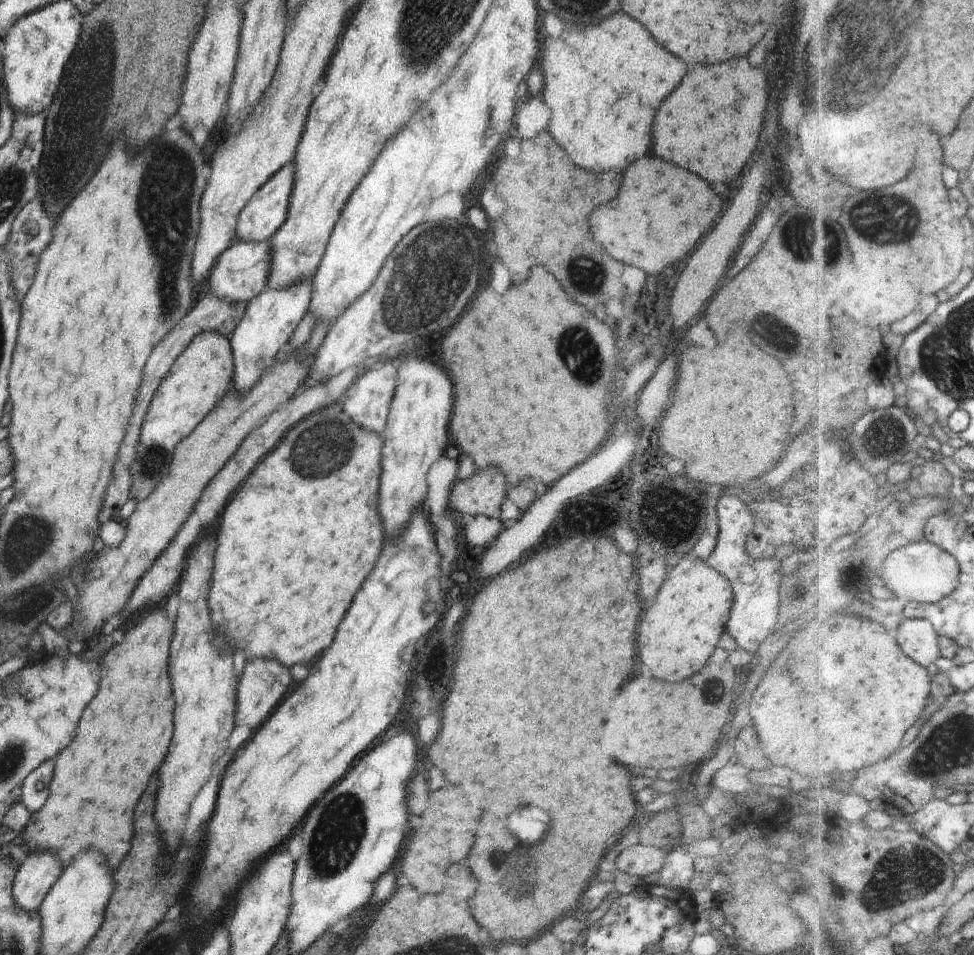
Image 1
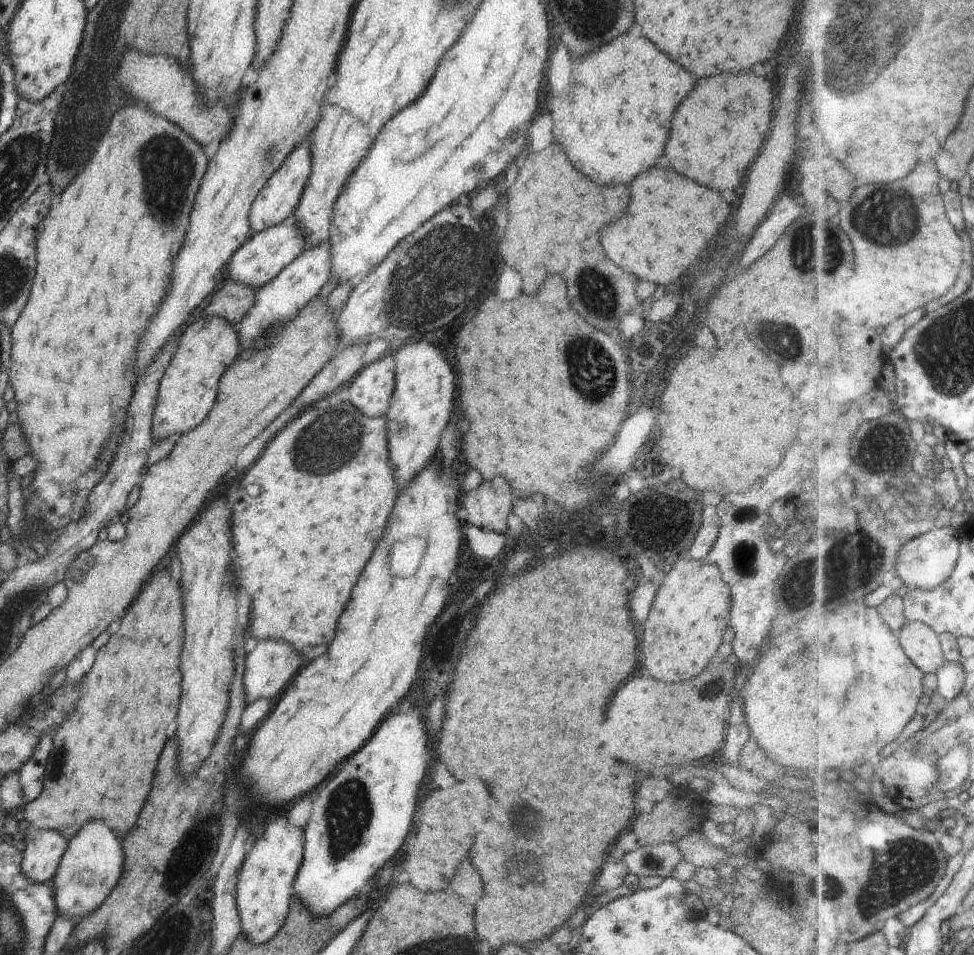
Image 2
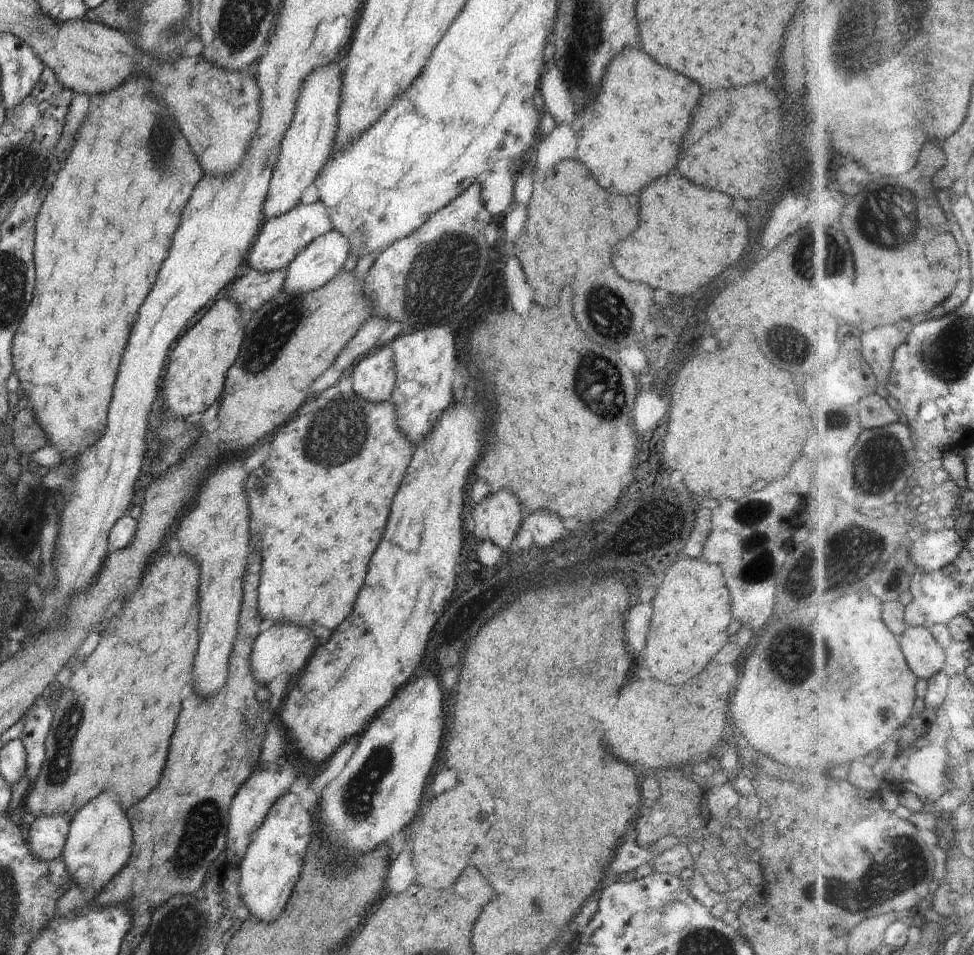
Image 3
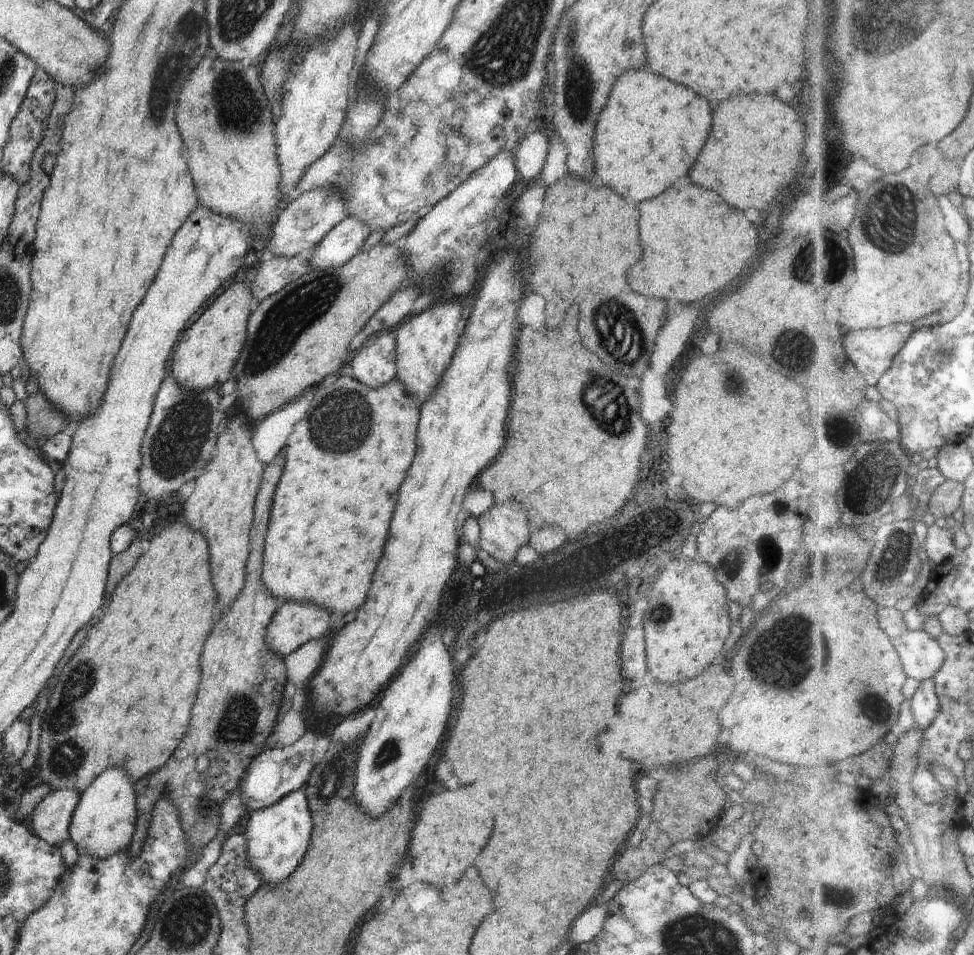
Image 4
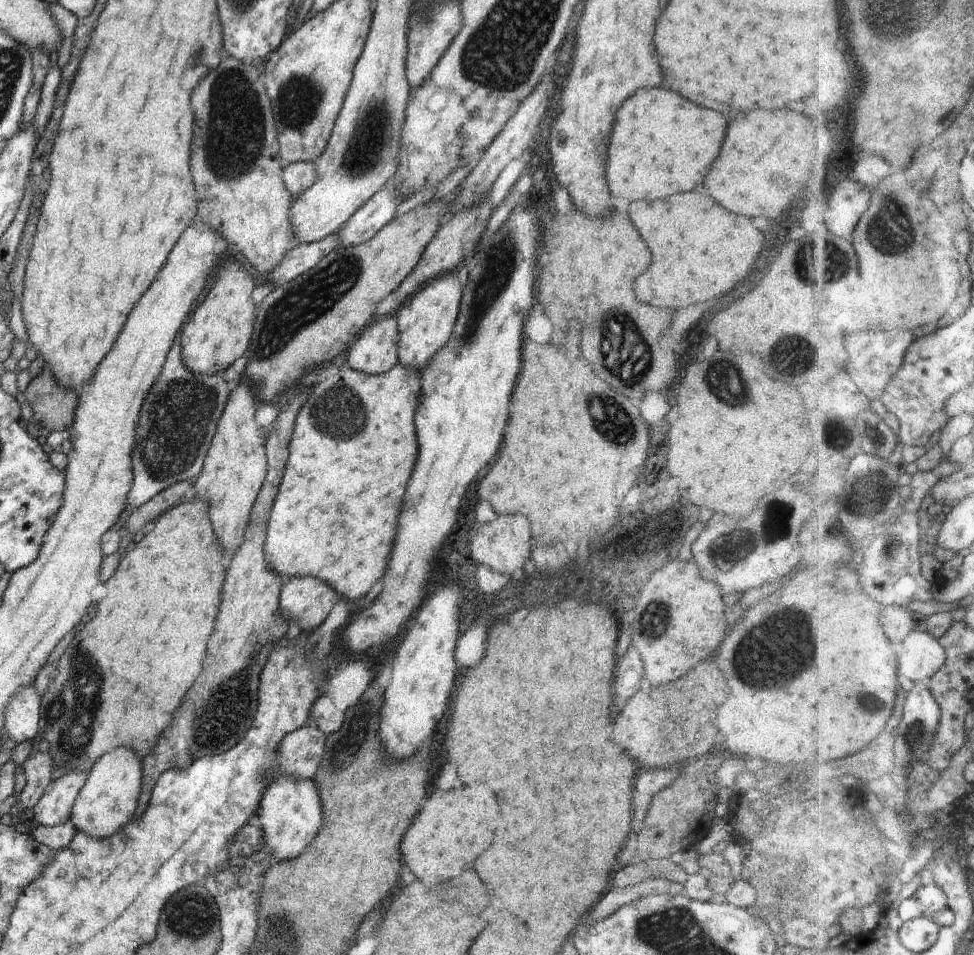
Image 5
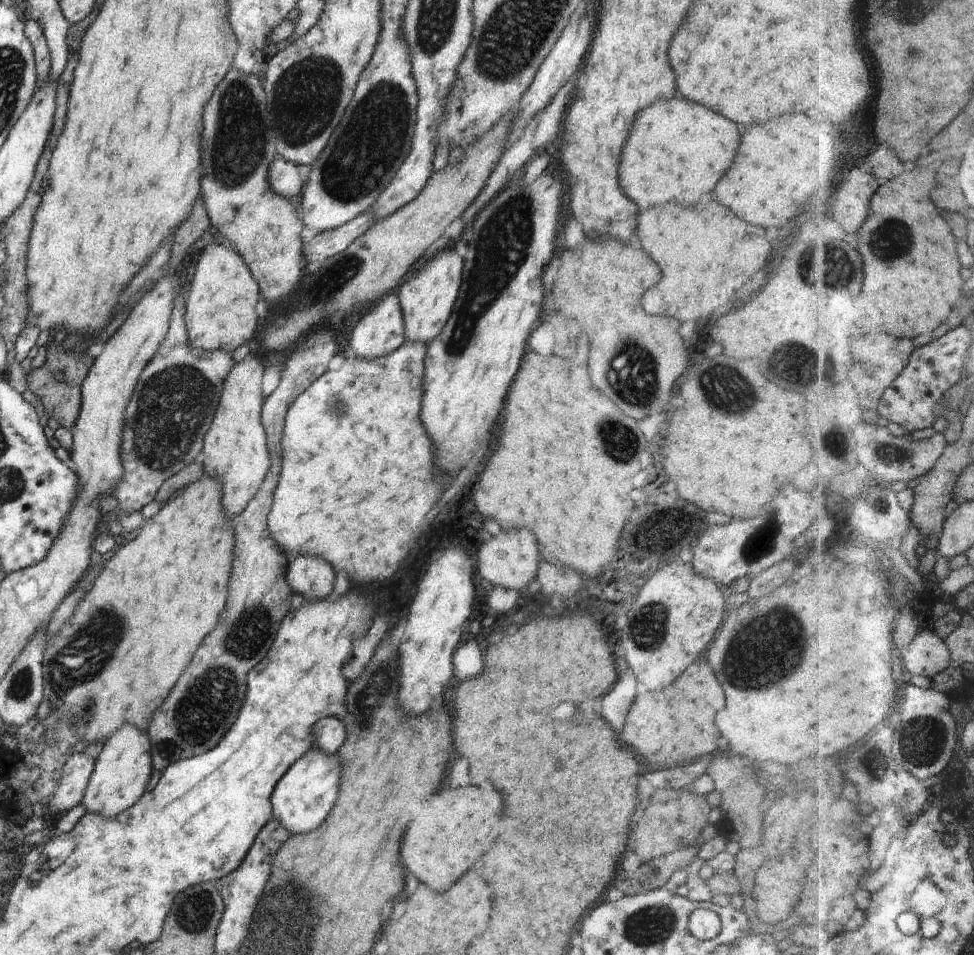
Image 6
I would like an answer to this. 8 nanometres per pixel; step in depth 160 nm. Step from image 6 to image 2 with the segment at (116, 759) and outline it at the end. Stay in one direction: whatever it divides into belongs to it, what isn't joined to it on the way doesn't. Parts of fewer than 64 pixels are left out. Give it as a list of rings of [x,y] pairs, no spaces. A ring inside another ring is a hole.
[[[90,820],[76,832],[70,841],[68,849],[61,859],[58,870],[52,879],[54,900],[56,900],[57,915],[76,919],[79,922],[90,912],[94,912],[110,892],[116,887],[124,867],[123,845],[120,836],[106,824],[106,820]],[[82,872],[90,872],[90,880],[82,880]]]

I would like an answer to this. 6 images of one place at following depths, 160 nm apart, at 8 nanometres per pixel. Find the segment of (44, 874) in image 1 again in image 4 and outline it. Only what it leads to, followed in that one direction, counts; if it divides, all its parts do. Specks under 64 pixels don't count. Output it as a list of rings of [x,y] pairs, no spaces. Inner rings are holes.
[[[66,788],[65,790],[54,790],[44,800],[38,803],[34,808],[32,815],[32,830],[34,836],[48,842],[50,846],[56,846],[60,849],[60,844],[69,839],[70,822],[81,796],[76,790]]]

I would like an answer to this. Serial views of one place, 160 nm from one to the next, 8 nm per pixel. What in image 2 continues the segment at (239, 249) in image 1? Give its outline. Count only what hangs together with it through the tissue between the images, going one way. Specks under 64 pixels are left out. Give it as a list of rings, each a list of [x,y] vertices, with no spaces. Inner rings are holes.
[[[291,215],[287,220],[270,226],[262,232],[252,233],[250,238],[236,250],[235,255],[228,260],[226,279],[240,282],[252,288],[264,287],[273,282],[282,270],[291,264],[307,246],[304,232],[300,230],[296,218]]]

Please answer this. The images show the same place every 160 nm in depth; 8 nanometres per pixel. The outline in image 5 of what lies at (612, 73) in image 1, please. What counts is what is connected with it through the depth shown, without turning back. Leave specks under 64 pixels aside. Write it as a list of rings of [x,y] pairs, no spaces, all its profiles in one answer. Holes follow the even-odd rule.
[[[658,86],[658,88],[642,88],[640,92],[634,92],[632,96],[628,96],[628,100],[624,100],[622,108],[616,112],[616,120],[610,132],[608,158],[604,170],[610,192],[614,196],[622,196],[628,202],[632,202],[632,200],[664,198],[676,190],[684,190],[684,192],[692,190],[694,186],[700,184],[704,170],[716,158],[724,132],[726,132],[726,120],[720,112],[702,108],[672,90],[664,90],[662,86]],[[674,164],[682,164],[684,172],[682,174],[674,172],[678,168]]]

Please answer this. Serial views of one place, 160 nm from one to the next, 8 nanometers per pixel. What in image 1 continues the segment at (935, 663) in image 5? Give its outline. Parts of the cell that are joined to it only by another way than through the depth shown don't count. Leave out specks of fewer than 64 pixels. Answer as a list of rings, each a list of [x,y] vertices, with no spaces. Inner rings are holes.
[[[928,620],[904,622],[900,626],[900,644],[904,644],[904,652],[908,652],[924,666],[932,666],[940,658],[938,632]]]

